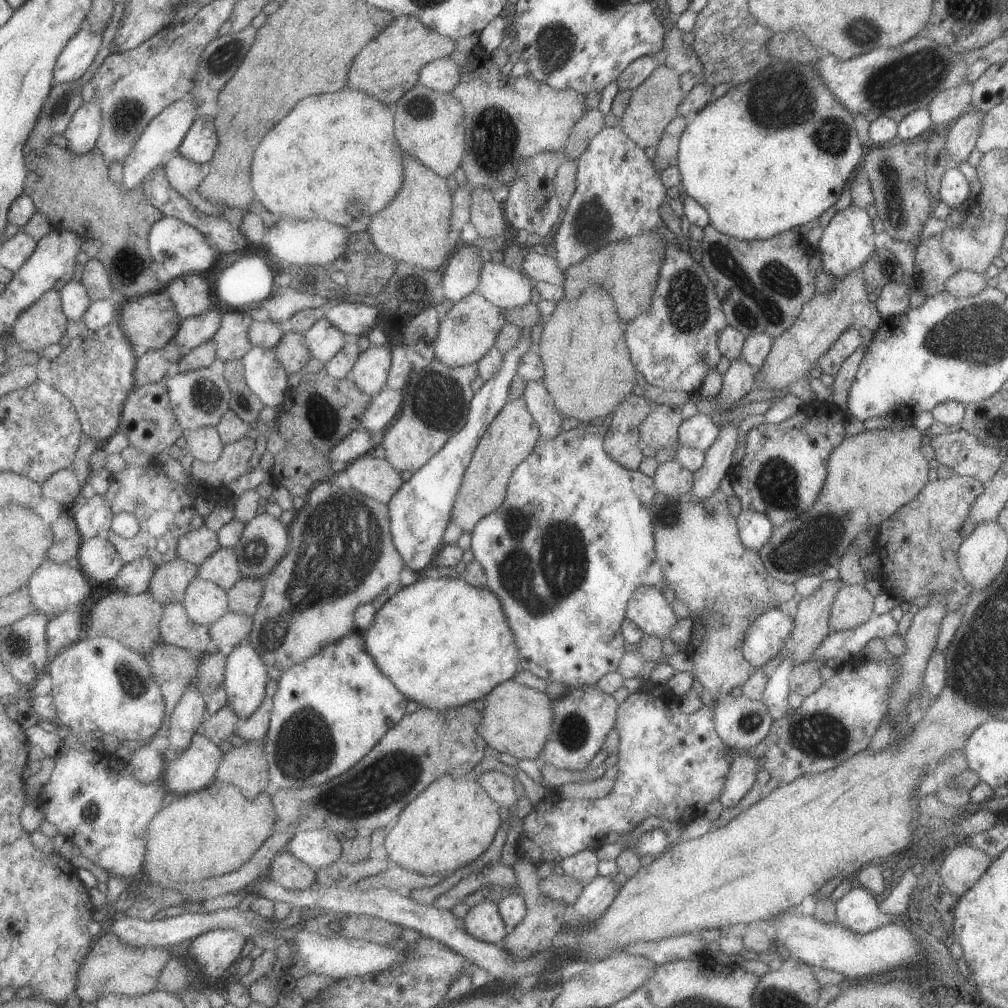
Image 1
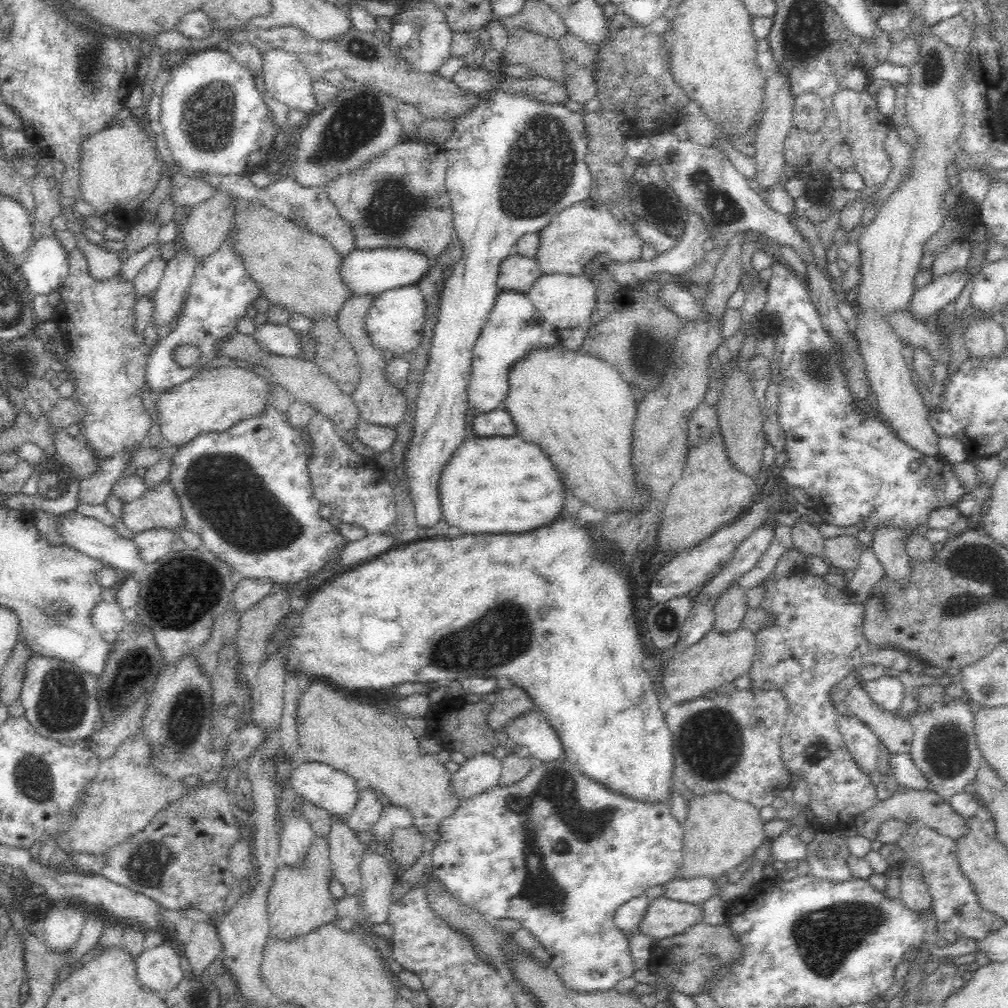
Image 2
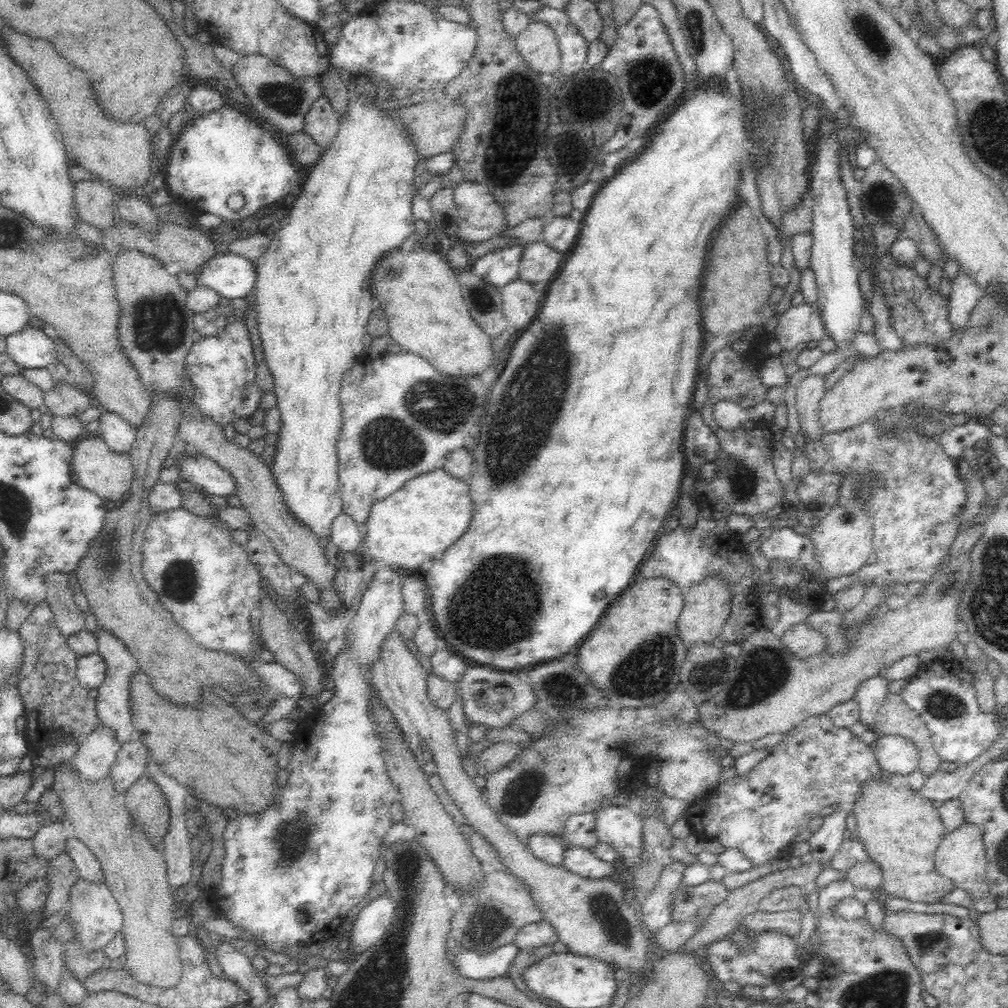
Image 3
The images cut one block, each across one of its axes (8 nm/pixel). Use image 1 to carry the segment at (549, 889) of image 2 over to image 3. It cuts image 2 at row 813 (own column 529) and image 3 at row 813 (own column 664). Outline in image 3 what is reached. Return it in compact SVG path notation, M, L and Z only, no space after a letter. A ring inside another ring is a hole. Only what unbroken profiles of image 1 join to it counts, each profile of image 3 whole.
M586 812L578 816L572 816L561 834L560 843L563 846L583 846L593 849L598 844L596 836L596 820L598 812Z

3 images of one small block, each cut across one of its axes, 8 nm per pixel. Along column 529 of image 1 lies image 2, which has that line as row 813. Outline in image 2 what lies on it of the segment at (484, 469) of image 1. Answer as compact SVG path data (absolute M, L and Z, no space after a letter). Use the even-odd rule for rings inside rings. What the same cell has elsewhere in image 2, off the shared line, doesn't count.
M312 682L310 688L302 694L302 700L299 700L296 726L299 742L296 762L319 761L331 765L356 780L358 788L365 785L374 792L380 791L394 808L409 812L413 827L434 844L443 839L444 823L458 814L463 798L452 785L453 774L438 762L435 755L419 748L412 731L402 724L400 716L393 710L380 710L359 699L350 699L328 684Z

